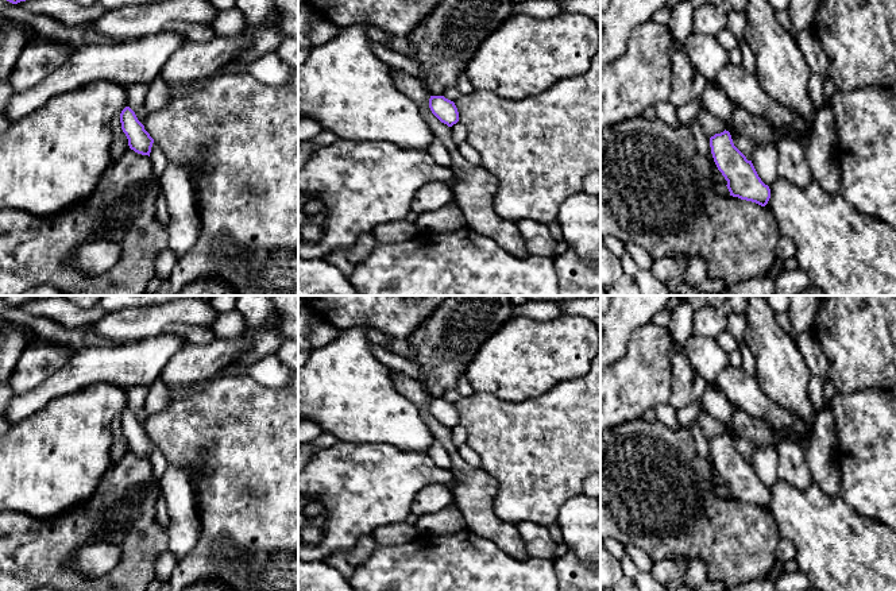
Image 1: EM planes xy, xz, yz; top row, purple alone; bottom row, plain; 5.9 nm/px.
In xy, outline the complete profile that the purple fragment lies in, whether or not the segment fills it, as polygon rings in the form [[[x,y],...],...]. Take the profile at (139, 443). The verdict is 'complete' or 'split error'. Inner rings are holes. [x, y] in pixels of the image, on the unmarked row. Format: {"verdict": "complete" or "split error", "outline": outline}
{"verdict": "complete", "outline": [[[130,409],[121,413],[120,425],[128,441],[130,451],[138,456],[150,459],[154,441],[144,432],[144,428],[138,422],[135,414]]]}

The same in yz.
{"verdict": "complete", "outline": [[[729,433],[710,440],[710,449],[718,472],[727,483],[730,498],[765,509],[771,491],[758,479],[752,463],[734,448]]]}

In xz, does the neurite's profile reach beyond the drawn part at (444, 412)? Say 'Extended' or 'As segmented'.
As segmented

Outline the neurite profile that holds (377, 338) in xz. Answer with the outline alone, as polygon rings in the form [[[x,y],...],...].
[[[368,328],[368,337],[371,339],[372,344],[378,344],[382,347],[387,347],[389,343],[391,341],[391,337],[374,329],[374,328]]]

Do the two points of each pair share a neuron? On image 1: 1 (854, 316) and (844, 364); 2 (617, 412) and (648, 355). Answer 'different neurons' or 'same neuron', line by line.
1: same neuron
2: same neuron

